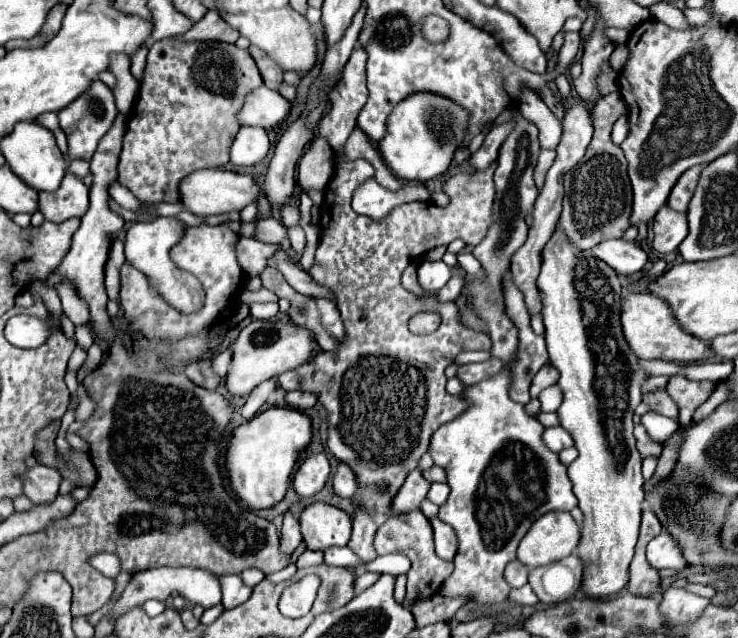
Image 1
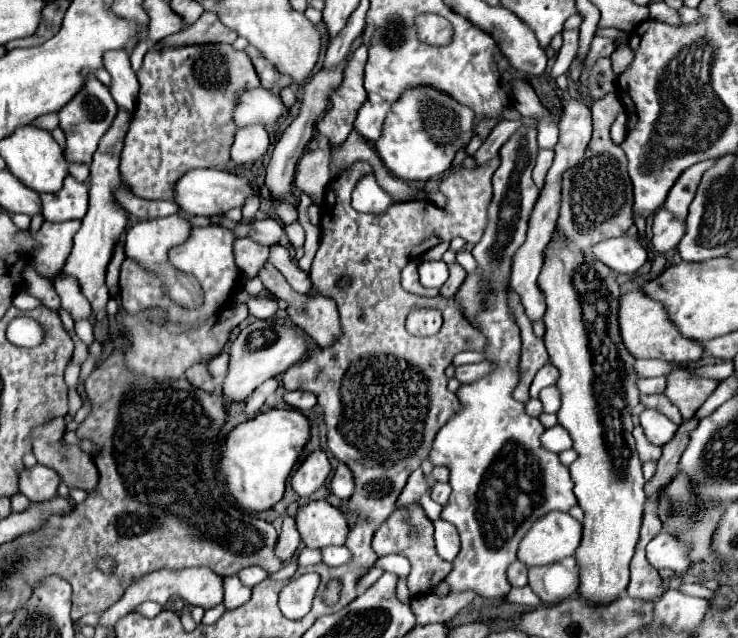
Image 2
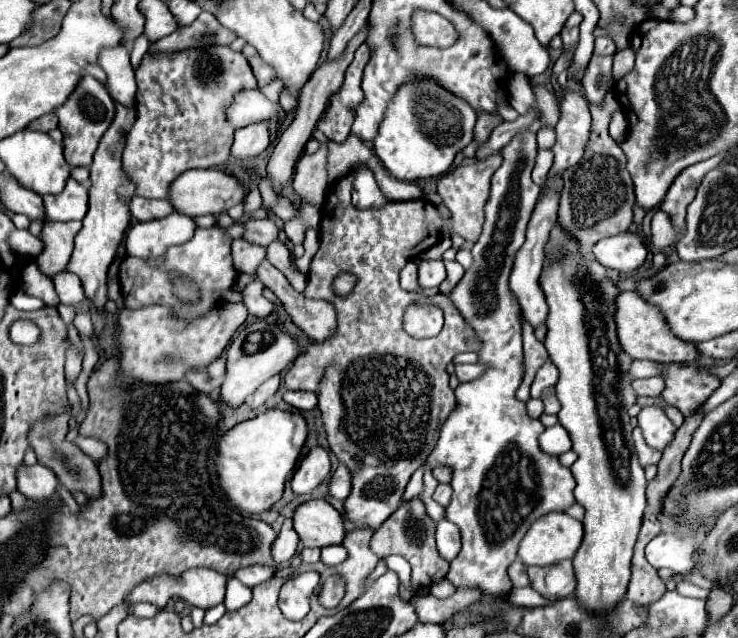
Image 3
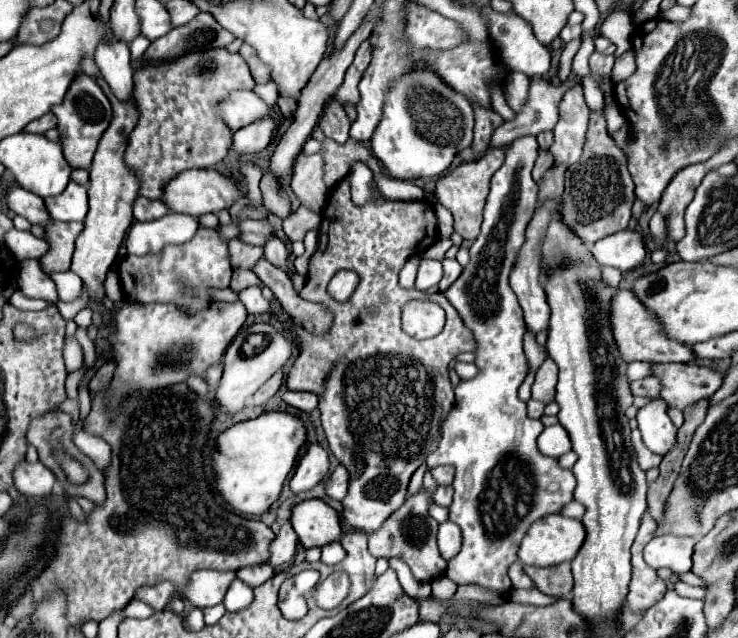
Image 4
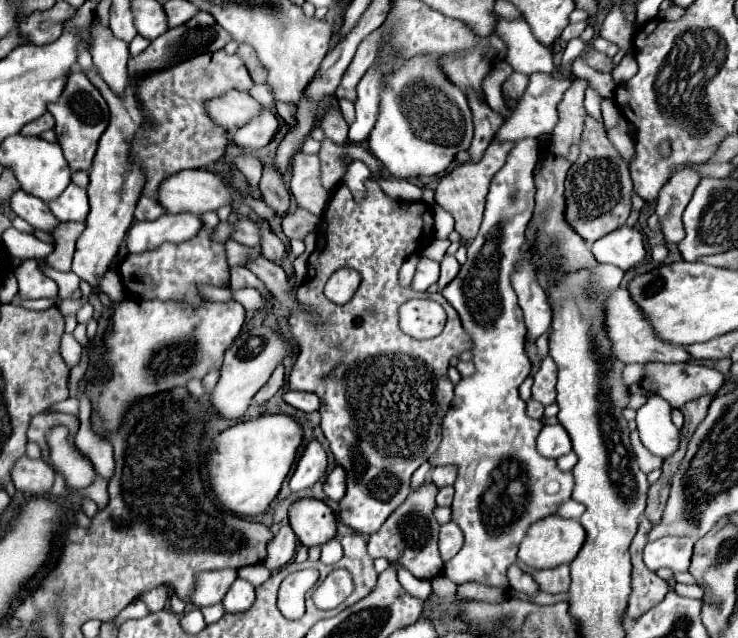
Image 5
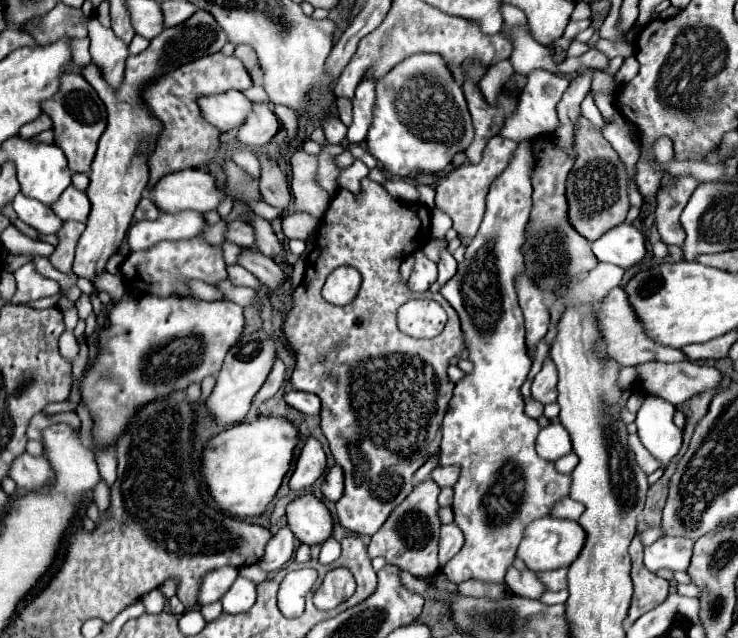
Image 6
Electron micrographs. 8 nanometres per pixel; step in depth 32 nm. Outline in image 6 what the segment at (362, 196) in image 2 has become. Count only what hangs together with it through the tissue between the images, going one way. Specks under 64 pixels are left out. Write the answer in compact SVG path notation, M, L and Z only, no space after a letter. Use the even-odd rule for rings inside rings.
M354 162L350 168L344 168L340 174L338 174L338 186L340 188L346 188L346 190L350 190L350 192L356 192L358 188L360 188L360 178L364 178L364 176L368 176L368 168L362 164L362 162Z

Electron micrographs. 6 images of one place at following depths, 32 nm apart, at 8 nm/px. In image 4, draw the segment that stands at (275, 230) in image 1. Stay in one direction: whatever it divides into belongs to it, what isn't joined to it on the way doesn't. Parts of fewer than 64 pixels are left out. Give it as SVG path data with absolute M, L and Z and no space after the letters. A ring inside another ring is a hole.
M246 218L246 220L238 222L238 228L240 228L238 240L242 240L244 244L250 244L250 246L262 246L266 242L266 238L270 234L274 234L268 220L248 220Z

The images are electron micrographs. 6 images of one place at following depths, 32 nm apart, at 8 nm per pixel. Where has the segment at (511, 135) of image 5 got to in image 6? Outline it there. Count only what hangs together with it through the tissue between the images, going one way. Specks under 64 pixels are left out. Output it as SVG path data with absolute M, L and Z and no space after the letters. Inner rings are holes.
M536 70L528 74L528 82L520 94L518 100L518 108L516 112L506 120L504 128L500 130L500 136L510 138L510 140L528 140L532 136L540 136L540 134L552 134L556 130L558 124L558 116L556 116L556 104L560 102L564 90L568 88L568 78L562 74L554 74L548 70Z

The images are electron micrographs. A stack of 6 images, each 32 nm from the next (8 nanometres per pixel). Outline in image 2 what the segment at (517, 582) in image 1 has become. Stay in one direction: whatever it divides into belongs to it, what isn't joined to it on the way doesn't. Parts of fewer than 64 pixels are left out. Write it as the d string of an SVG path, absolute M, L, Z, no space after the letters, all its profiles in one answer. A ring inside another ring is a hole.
M520 560L512 562L510 568L508 568L508 580L512 586L526 586L528 584L528 578L526 578L526 564L522 564Z

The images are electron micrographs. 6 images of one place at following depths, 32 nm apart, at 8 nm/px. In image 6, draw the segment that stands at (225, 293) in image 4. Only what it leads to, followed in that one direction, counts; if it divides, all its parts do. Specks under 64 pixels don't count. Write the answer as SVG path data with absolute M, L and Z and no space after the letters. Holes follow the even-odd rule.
M188 280L188 288L192 292L192 296L206 301L224 299L223 294L213 285L200 282L200 280Z

